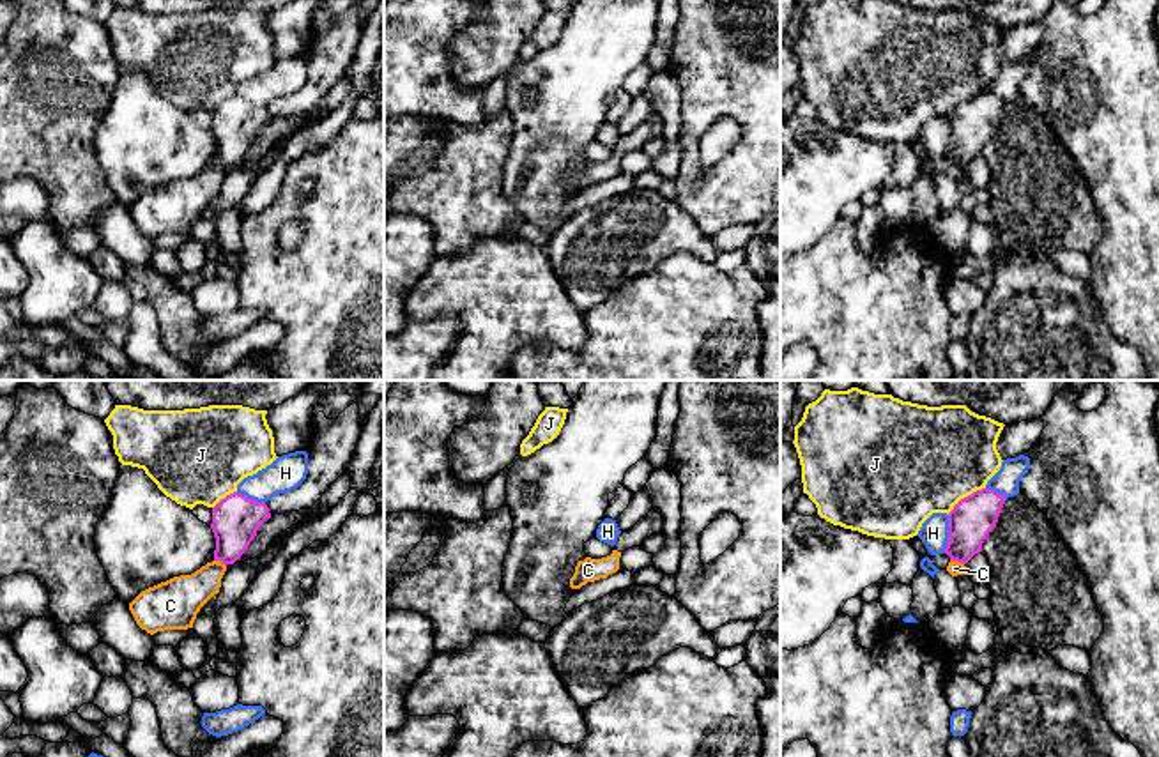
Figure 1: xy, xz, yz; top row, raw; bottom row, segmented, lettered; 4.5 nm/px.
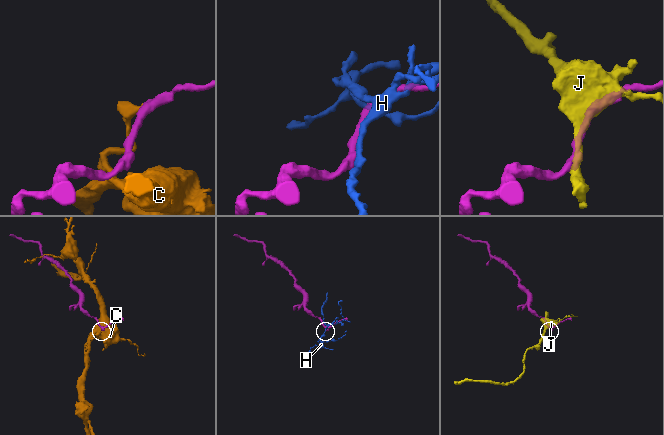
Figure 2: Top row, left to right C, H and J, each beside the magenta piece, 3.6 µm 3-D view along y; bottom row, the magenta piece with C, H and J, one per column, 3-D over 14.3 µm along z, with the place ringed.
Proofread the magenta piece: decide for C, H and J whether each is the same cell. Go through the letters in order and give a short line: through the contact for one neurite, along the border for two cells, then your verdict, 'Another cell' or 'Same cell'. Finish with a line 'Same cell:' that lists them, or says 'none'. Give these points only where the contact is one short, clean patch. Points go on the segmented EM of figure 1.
C: Line: yz (951, 559), (963, 565). Another cell
H: Another cell
J: Another cell
Same cell: none

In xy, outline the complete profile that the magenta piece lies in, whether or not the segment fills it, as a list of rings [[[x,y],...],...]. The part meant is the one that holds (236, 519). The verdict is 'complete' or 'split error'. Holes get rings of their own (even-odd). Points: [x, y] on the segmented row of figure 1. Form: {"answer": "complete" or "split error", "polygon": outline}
{"answer": "complete", "polygon": [[[239,492],[221,499],[212,508],[214,561],[226,566],[241,559],[267,518],[271,513],[265,502],[251,501]]]}

